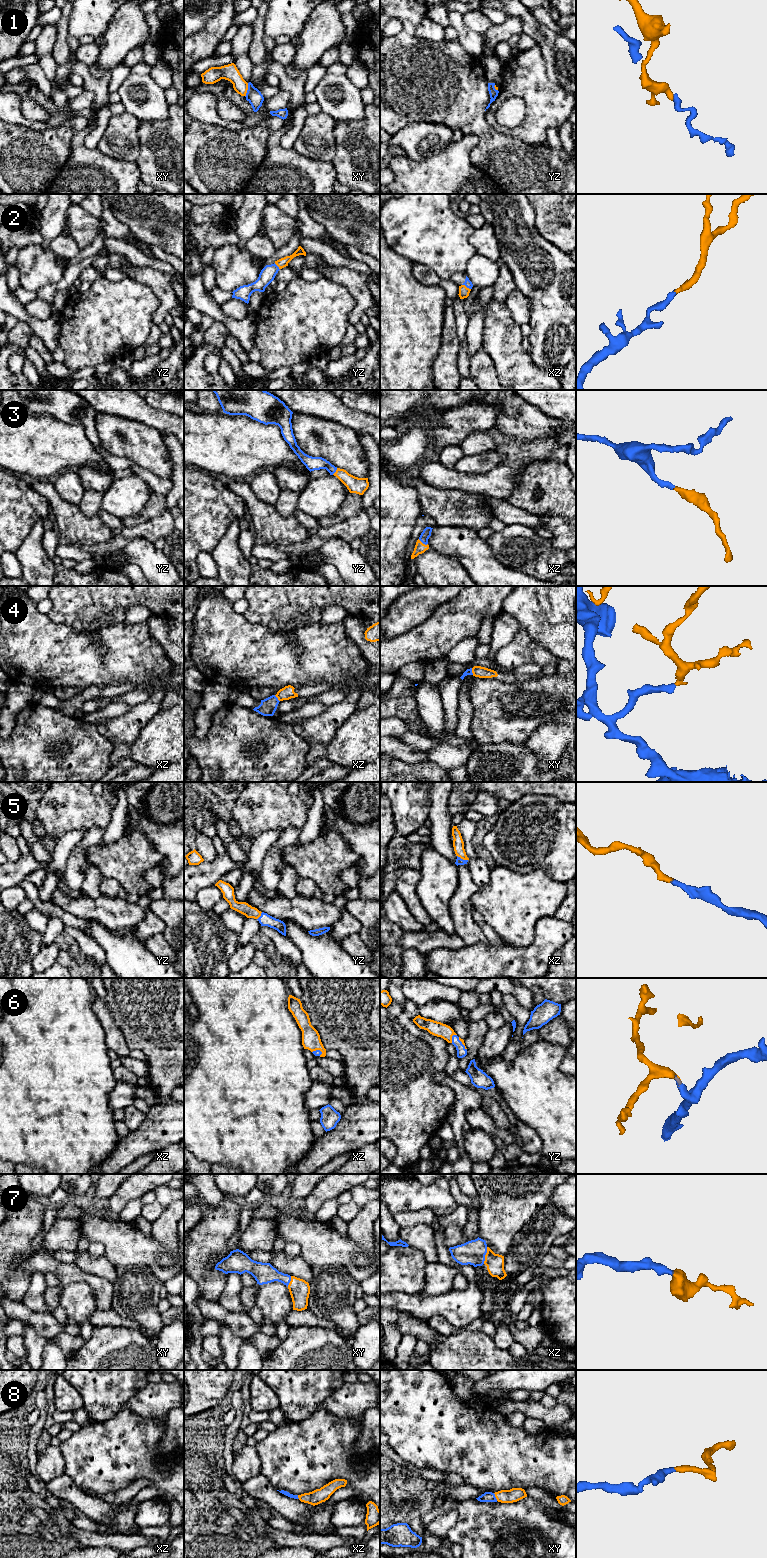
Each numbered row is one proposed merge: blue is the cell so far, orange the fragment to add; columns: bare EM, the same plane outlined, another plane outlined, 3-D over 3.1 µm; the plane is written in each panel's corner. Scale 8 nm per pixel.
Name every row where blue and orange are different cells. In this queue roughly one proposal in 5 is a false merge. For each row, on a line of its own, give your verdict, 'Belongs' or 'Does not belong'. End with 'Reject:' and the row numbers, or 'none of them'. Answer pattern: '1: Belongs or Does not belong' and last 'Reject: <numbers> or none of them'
1: Does not belong
2: Belongs
3: Belongs
4: Belongs
5: Belongs
6: Belongs
7: Belongs
8: Belongs
Reject: 1

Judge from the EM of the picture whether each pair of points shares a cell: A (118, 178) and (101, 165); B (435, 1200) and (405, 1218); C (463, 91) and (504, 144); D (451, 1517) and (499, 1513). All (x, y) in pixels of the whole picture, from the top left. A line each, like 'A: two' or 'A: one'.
A: one
B: two
C: one
D: two

